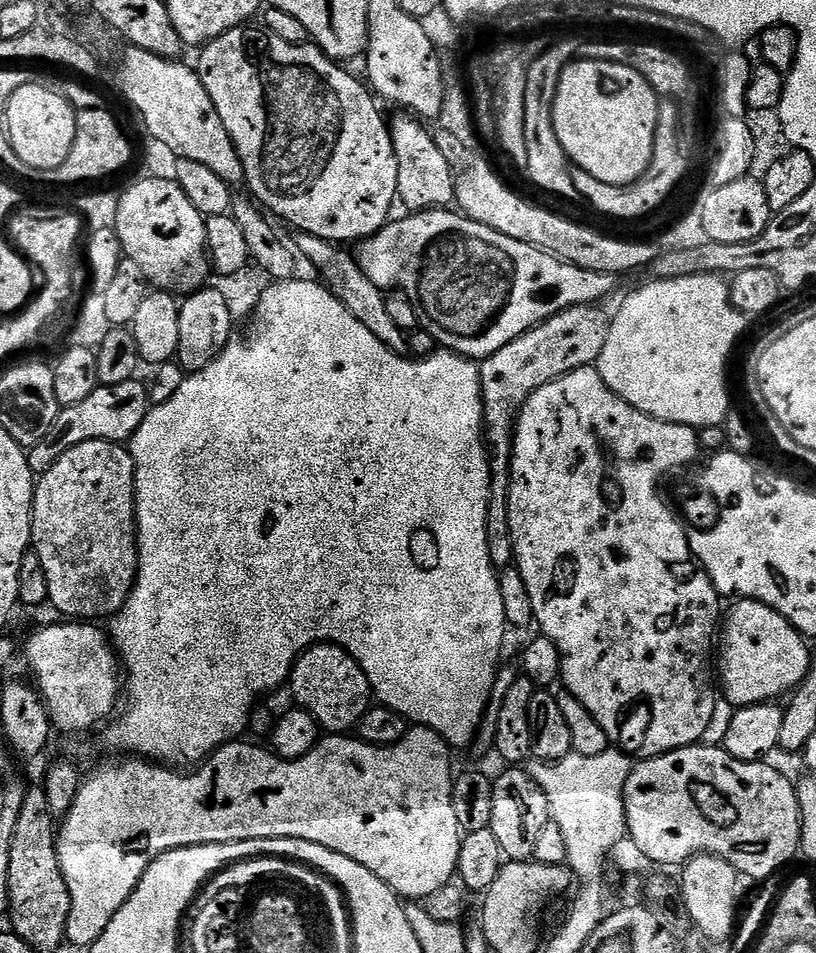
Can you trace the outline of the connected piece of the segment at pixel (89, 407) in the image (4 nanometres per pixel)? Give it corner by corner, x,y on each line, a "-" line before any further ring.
133,378
121,384
105,384
94,390
90,398
85,398
69,408
61,408
58,418
54,418
54,426
50,426
50,434
42,438
28,452
28,465
34,474
43,474
74,446
82,446
82,442
91,440
108,440
111,444
124,444
131,441
133,434
142,426
150,407
148,399
149,385

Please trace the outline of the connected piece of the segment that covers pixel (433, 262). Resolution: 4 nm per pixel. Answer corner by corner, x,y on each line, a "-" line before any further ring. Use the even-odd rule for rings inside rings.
434,208
426,212
404,214
401,220
395,220
393,219
385,224
383,228
379,228
368,239
359,241
357,248
360,249
355,249
354,252
356,265
362,270
362,274
366,274
366,278
370,278
370,282
374,282
374,286
385,290
404,292
406,298
410,298
410,302
416,307
416,313
420,319
420,328
423,331
429,332
441,349
456,352
460,356
468,357
470,360
477,362
485,360
487,356
502,350
502,346
514,342
514,338
526,334
531,328
538,326
544,320
549,320
554,314
564,312
567,308
595,305
597,302
600,302
596,300
606,299
616,288
617,277
613,273
591,272
585,268
578,267
576,264
559,260
557,256
551,256
550,253
543,252
542,249
535,248
532,244
518,242
518,238
506,238
506,234
498,234
498,230
494,230
485,224
480,224
477,220
469,220
467,216
456,210

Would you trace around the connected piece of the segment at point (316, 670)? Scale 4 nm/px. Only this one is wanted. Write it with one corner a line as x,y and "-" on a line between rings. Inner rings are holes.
315,644
313,648
308,648
305,652
296,660
296,663
292,665
292,675
290,677
290,693
295,700
295,703
299,705
299,707
303,708
304,711
311,714
311,716
316,719
317,722
320,723
321,729
325,733
328,734
348,734
353,731
359,725
360,720
365,714
368,712
370,705
374,700
374,693
372,687
370,686
370,682
366,678
366,674
362,670
362,666
358,666
358,662
354,657
351,656
346,650
342,650
338,647
337,644

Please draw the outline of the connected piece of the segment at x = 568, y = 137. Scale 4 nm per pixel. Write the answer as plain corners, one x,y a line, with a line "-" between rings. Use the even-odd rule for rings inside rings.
579,58
566,66
562,74
562,82
558,82
558,94
554,98
554,134
558,134
558,142
562,150
566,150
569,161
576,168
586,170
586,174
594,174
598,182
606,182
610,186
626,186
634,183
646,170
652,161
652,153
656,151
656,127
658,126
658,114
660,113
661,97
650,82
631,63
619,64
616,60
581,60

